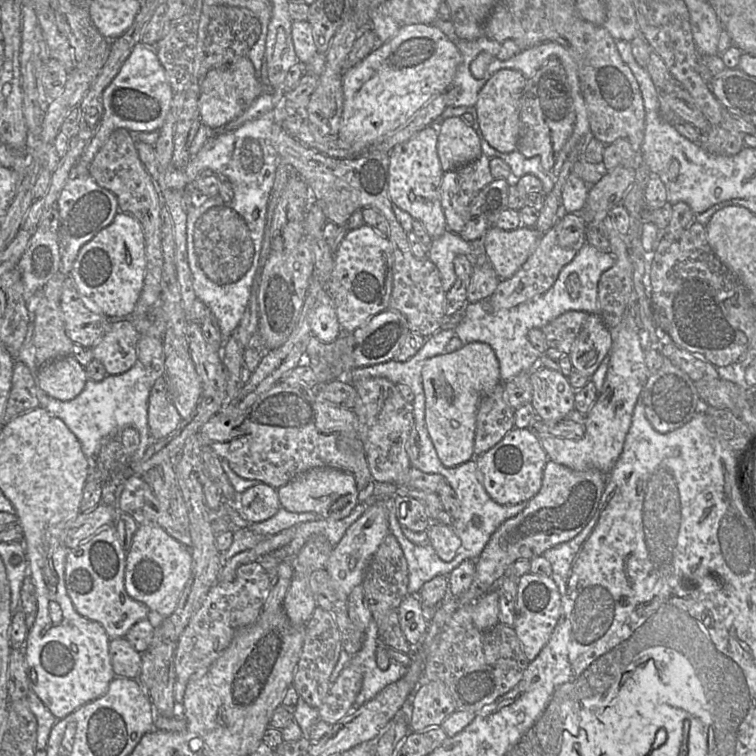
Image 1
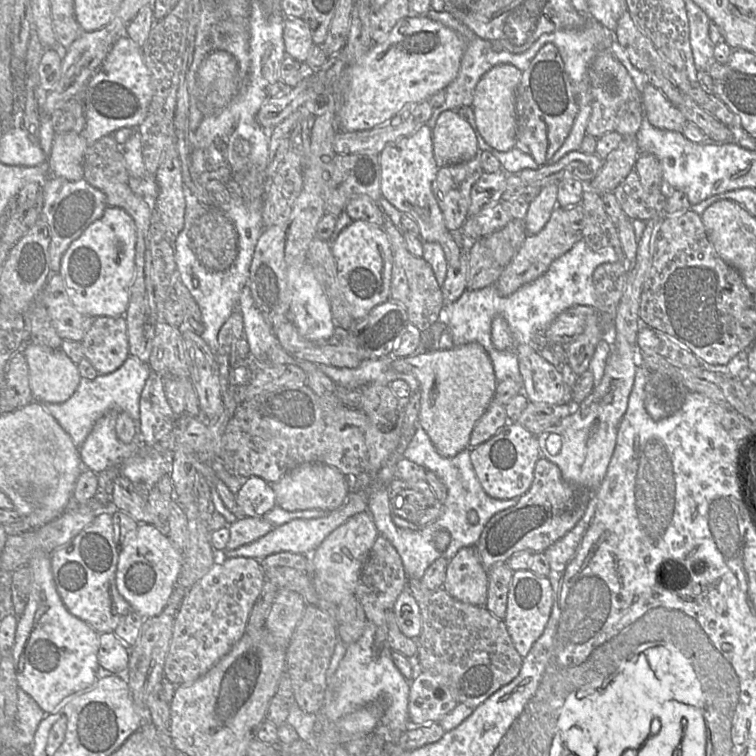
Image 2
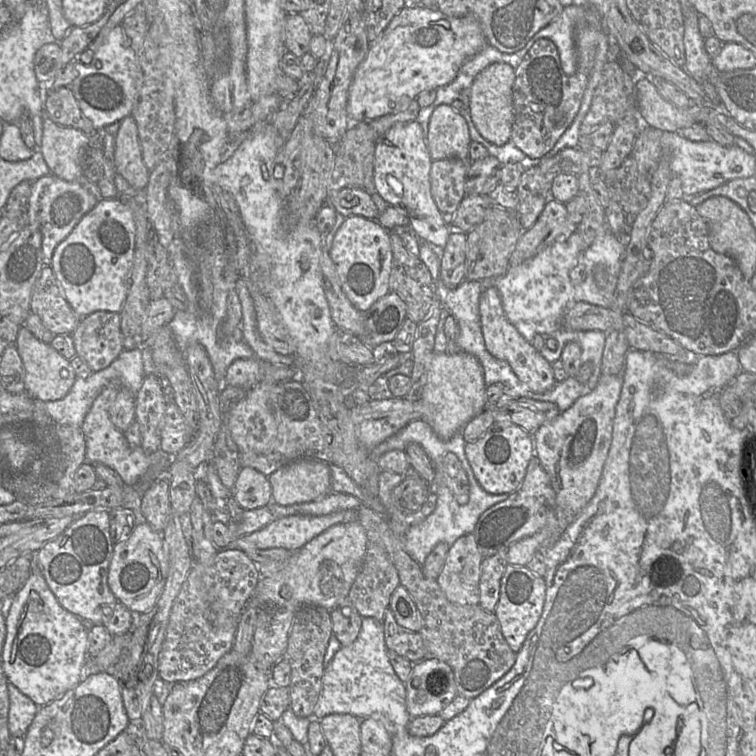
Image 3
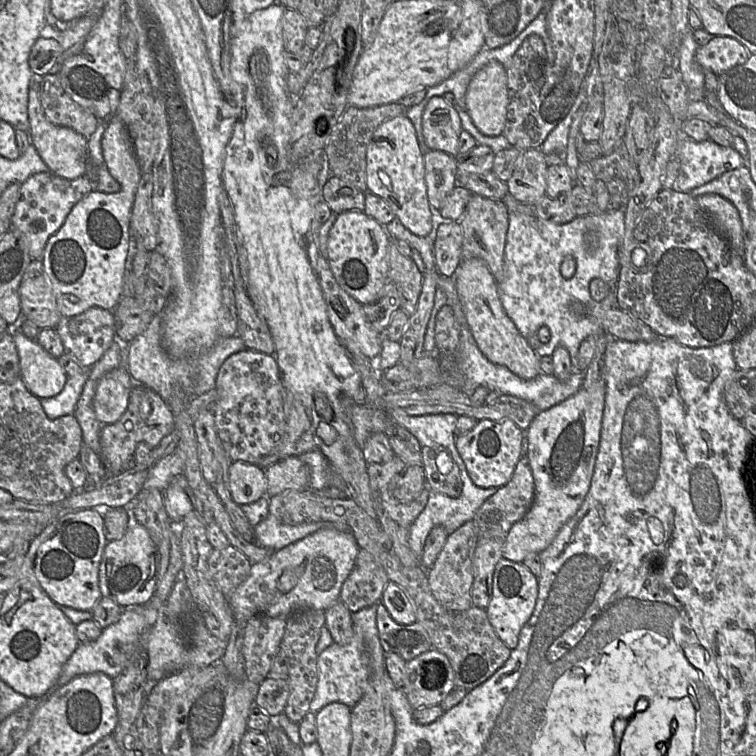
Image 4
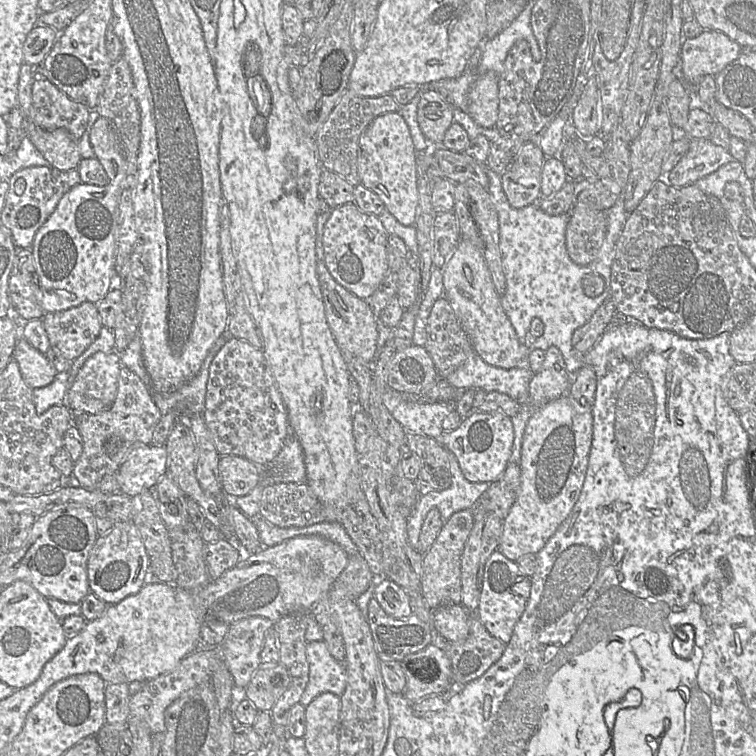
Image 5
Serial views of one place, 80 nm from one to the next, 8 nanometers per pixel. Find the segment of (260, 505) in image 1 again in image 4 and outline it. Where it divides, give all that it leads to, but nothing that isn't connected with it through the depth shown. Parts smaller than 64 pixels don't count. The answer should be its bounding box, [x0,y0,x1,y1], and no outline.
[228,461,268,505]

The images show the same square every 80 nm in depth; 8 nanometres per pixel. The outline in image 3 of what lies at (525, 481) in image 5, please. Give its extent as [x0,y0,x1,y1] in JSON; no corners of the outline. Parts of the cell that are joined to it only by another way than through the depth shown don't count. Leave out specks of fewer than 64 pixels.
[507,373,622,566]

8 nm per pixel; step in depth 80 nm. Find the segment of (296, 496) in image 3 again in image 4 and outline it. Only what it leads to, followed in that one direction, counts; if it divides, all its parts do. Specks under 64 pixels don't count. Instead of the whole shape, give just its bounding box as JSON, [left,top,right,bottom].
[264,456,310,496]

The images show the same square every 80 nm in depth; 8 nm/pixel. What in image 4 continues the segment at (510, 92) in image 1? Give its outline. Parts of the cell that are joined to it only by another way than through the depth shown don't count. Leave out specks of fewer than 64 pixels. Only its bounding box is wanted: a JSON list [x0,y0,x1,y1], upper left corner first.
[466,61,508,136]

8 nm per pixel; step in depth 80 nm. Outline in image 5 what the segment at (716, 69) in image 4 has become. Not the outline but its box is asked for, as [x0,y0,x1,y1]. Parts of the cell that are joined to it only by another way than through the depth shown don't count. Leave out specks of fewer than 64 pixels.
[678,29,744,87]

